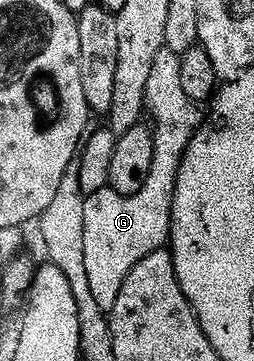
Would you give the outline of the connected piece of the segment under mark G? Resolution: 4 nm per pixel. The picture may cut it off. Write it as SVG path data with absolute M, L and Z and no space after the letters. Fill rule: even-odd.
M162 50L155 58L155 66L151 66L151 74L147 77L147 94L145 95L145 106L147 109L147 116L151 121L153 129L153 142L155 144L155 158L151 162L151 174L147 174L147 182L143 186L143 190L139 190L139 194L134 196L121 196L112 190L103 192L96 192L85 198L87 209L84 211L84 261L87 266L88 285L91 286L92 297L95 298L96 305L99 306L102 312L108 314L113 311L115 301L119 299L119 290L123 286L123 282L127 282L127 274L131 274L131 270L135 270L135 266L139 266L139 262L143 258L147 258L147 254L155 254L162 251L169 244L169 227L173 221L173 199L175 198L175 190L177 189L177 179L179 178L179 166L185 157L187 146L191 142L191 138L201 126L203 119L202 113L197 113L198 105L194 101L187 98L187 93L183 90L181 79L179 78L179 62L181 61L180 55L176 52Z

